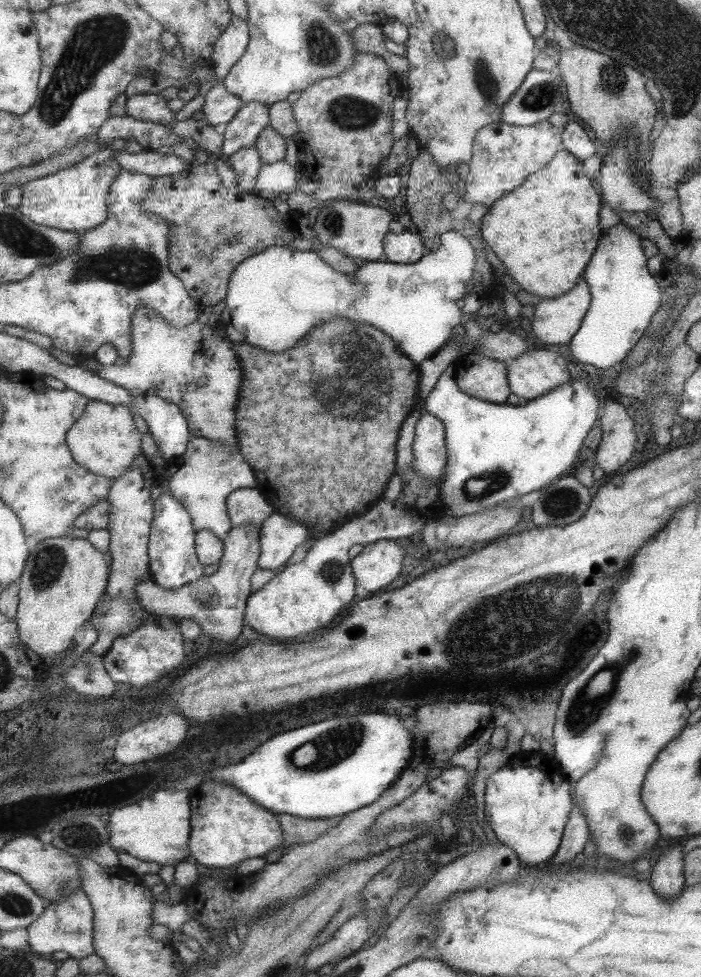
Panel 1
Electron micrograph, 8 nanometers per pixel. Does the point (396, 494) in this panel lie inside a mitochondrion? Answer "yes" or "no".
no

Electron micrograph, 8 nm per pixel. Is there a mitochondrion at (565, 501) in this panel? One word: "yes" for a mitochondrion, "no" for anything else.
yes

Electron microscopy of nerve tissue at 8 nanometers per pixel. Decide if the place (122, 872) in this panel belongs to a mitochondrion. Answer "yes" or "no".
no

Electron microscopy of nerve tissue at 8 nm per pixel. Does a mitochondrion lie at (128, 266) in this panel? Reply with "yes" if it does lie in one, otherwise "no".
yes

